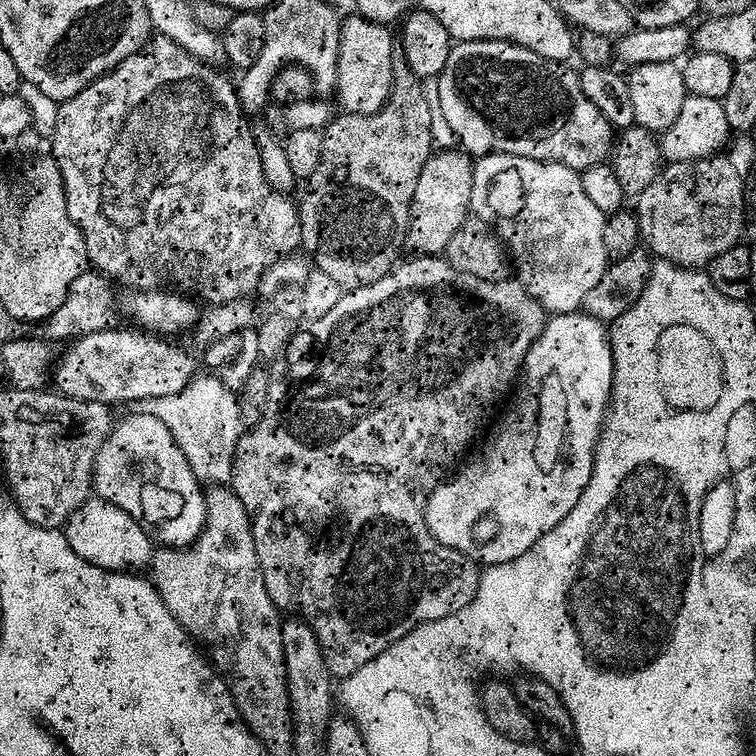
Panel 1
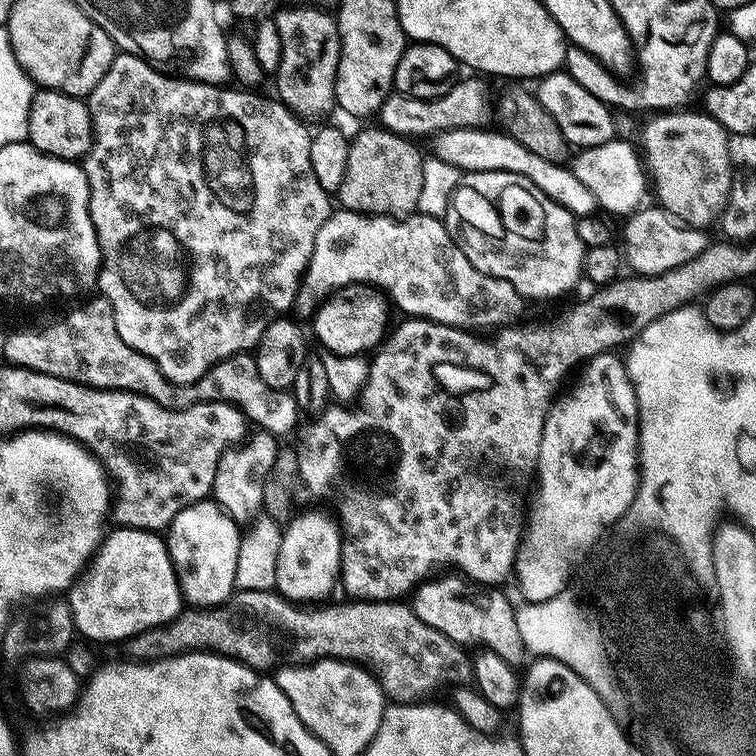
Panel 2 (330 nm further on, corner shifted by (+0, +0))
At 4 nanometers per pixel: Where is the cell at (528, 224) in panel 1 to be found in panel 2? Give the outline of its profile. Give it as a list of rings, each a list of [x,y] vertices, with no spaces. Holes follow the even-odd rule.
[[[466,172],[460,185],[452,191],[448,202],[446,223],[452,241],[470,258],[482,274],[510,282],[514,290],[525,298],[531,296],[560,296],[576,283],[581,283],[584,270],[584,243],[578,238],[577,217],[554,202],[530,178],[513,172]]]

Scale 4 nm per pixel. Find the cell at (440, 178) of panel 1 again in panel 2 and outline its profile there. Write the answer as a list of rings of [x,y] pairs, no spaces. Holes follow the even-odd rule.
[[[347,284],[316,309],[310,323],[323,349],[339,356],[368,354],[385,339],[389,331],[388,308],[389,301],[381,289],[371,284]]]

